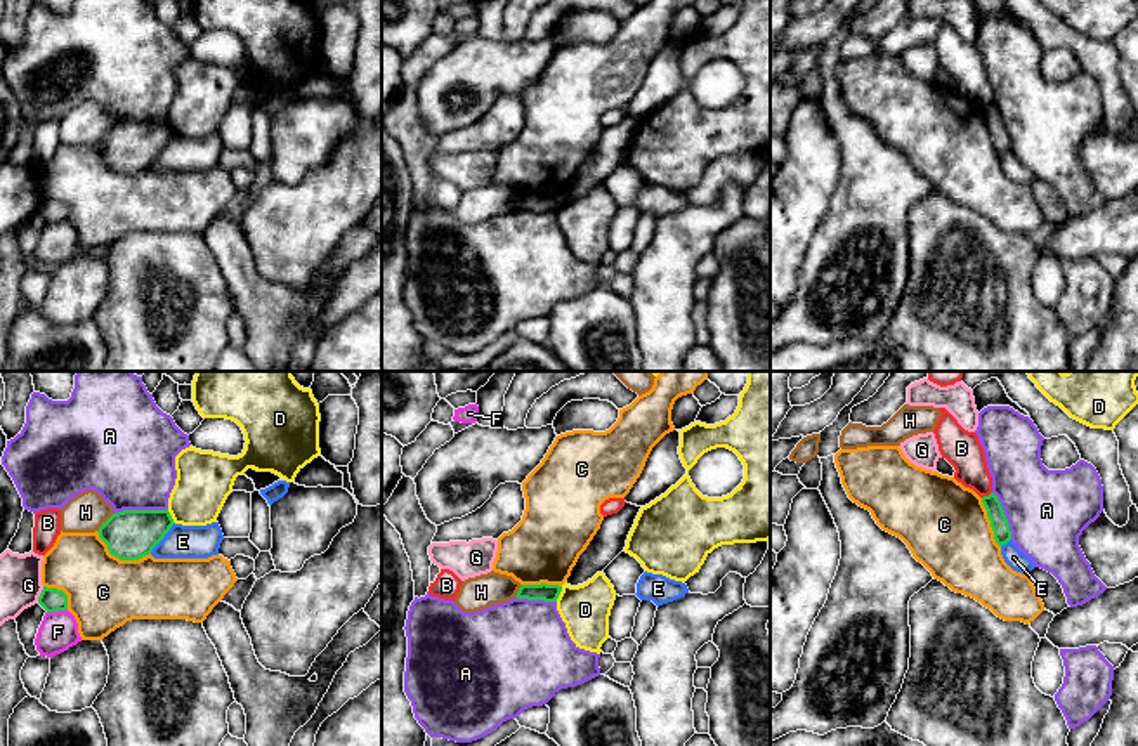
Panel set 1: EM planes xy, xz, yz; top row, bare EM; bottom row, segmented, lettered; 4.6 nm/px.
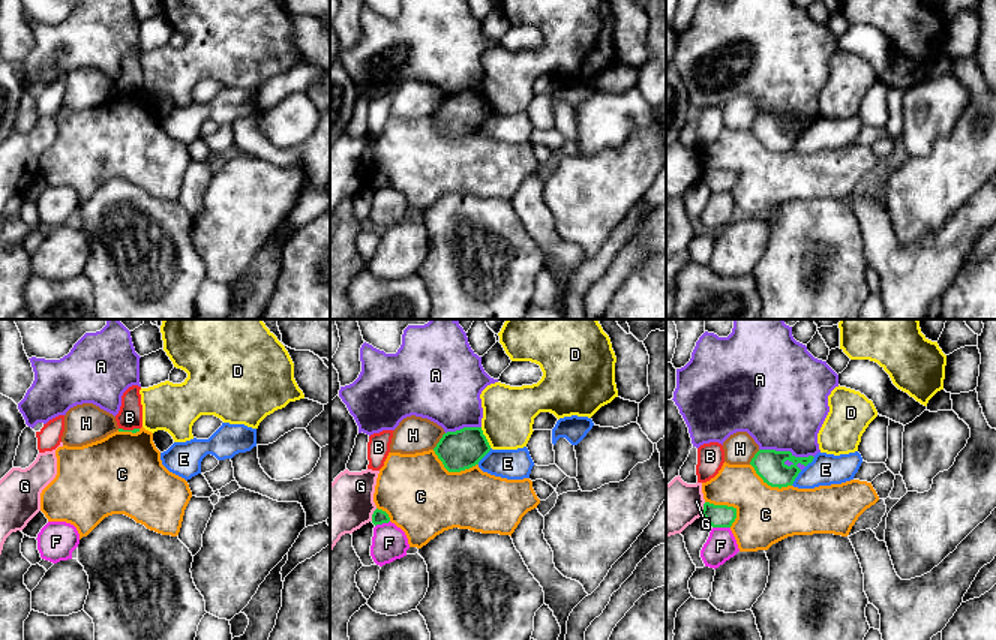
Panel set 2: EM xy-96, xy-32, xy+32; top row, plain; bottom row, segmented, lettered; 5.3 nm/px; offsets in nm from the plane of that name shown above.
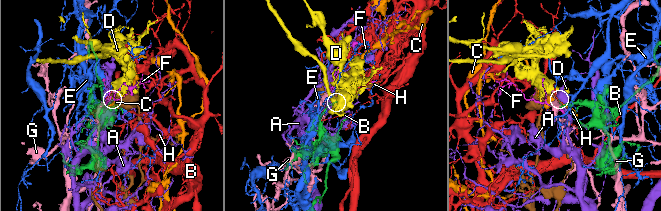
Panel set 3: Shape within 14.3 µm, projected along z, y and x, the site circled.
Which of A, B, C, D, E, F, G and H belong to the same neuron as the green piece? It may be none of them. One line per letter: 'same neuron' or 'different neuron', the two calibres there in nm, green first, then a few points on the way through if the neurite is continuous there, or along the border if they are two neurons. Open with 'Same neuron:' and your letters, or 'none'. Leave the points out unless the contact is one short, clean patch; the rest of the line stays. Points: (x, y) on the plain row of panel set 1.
Same neuron: none
A: different neuron; 240 nm thick on the green side, 420 nm on the other
B: different neuron; 80 nm thick on the green side, 170 nm on the other
C: different neuron; 240 nm thick on the green side, 340 nm on the other
D: different neuron; 240 nm thick on the green side, 260 nm on the other; border along xy (167, 120), (176, 134)
E: different neuron; 240 nm thick on the green side, 160 nm on the other
F: different neuron; 110 nm thick on the green side, 180 nm on the other; border along xy (66, 219), (47, 224)
G: different neuron; 110 nm thick on the green side, 190 nm on the other; border along xy (44, 198), (37, 212)
H: different neuron; 240 nm thick on the green side, 180 nm on the other

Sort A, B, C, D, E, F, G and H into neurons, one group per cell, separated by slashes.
A F / B / C / D / E / G / H

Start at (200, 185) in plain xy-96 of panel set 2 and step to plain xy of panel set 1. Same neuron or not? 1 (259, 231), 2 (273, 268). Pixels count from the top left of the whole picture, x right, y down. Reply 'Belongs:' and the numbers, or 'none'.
Belongs: none

